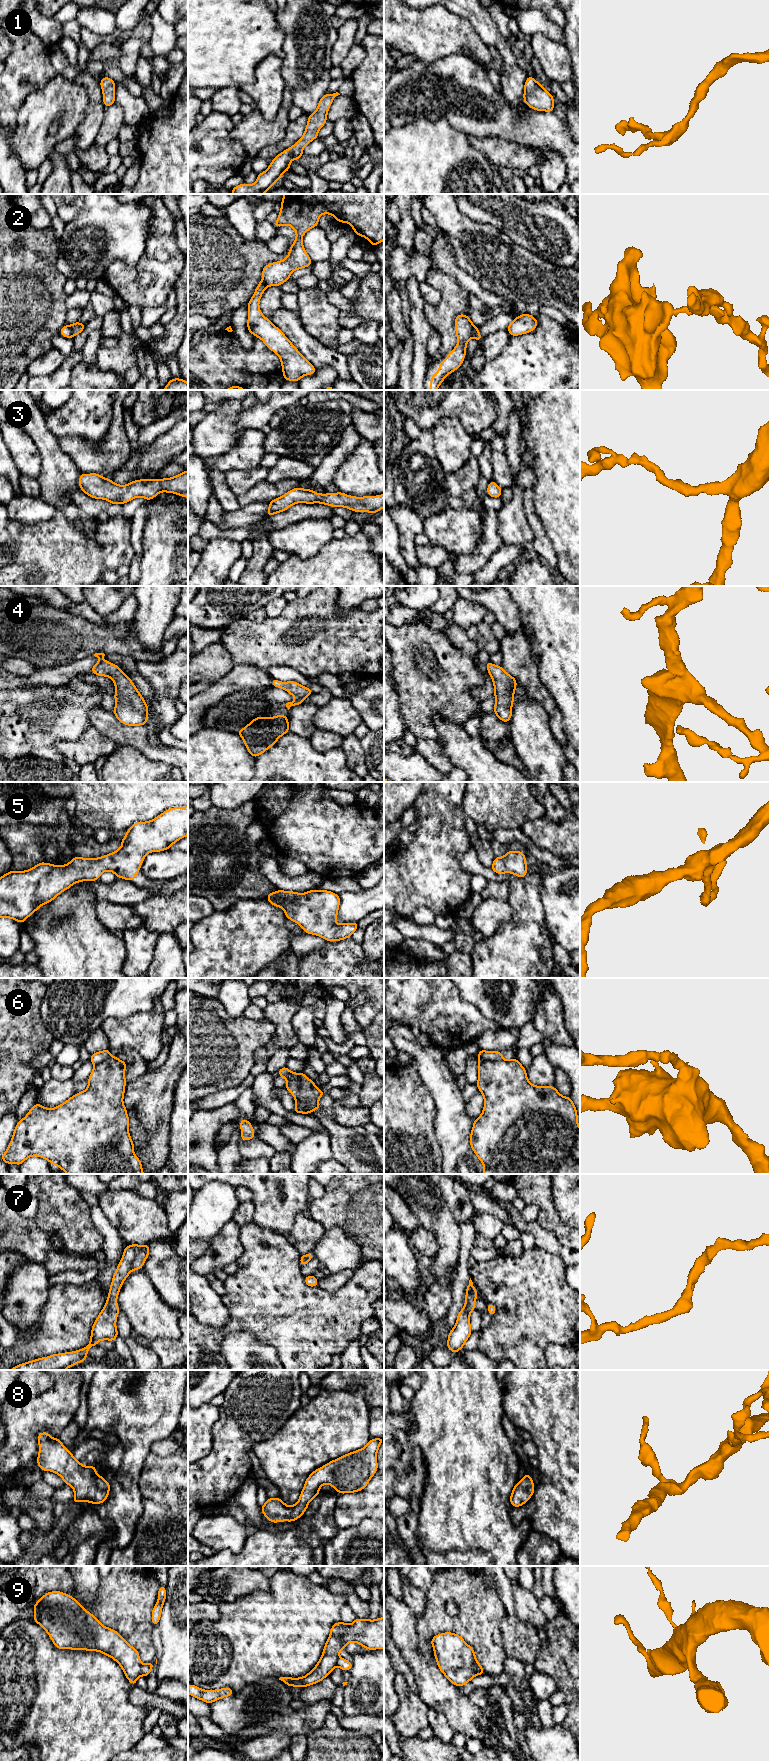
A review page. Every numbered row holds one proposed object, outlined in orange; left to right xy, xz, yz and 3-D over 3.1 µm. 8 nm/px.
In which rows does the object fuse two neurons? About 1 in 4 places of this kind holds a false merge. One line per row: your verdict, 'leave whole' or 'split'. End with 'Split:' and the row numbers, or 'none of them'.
1: leave whole
2: split
3: leave whole
4: leave whole
5: leave whole
6: split
7: leave whole
8: leave whole
9: split
Split: 2, 6, 9

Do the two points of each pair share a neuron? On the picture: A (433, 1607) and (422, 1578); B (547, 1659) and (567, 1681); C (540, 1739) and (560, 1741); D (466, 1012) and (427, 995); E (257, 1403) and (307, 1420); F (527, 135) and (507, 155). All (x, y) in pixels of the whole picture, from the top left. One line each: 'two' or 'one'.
A: two
B: one
C: one
D: one
E: two
F: two

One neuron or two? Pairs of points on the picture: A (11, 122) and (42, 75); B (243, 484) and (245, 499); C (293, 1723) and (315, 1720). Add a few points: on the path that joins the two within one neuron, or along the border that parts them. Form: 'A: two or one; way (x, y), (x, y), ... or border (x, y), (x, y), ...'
A: one; way (11, 109), (11, 101), (29, 83)
B: two; border (263, 480), (237, 496)
C: one; way (298, 1722), (310, 1720)

